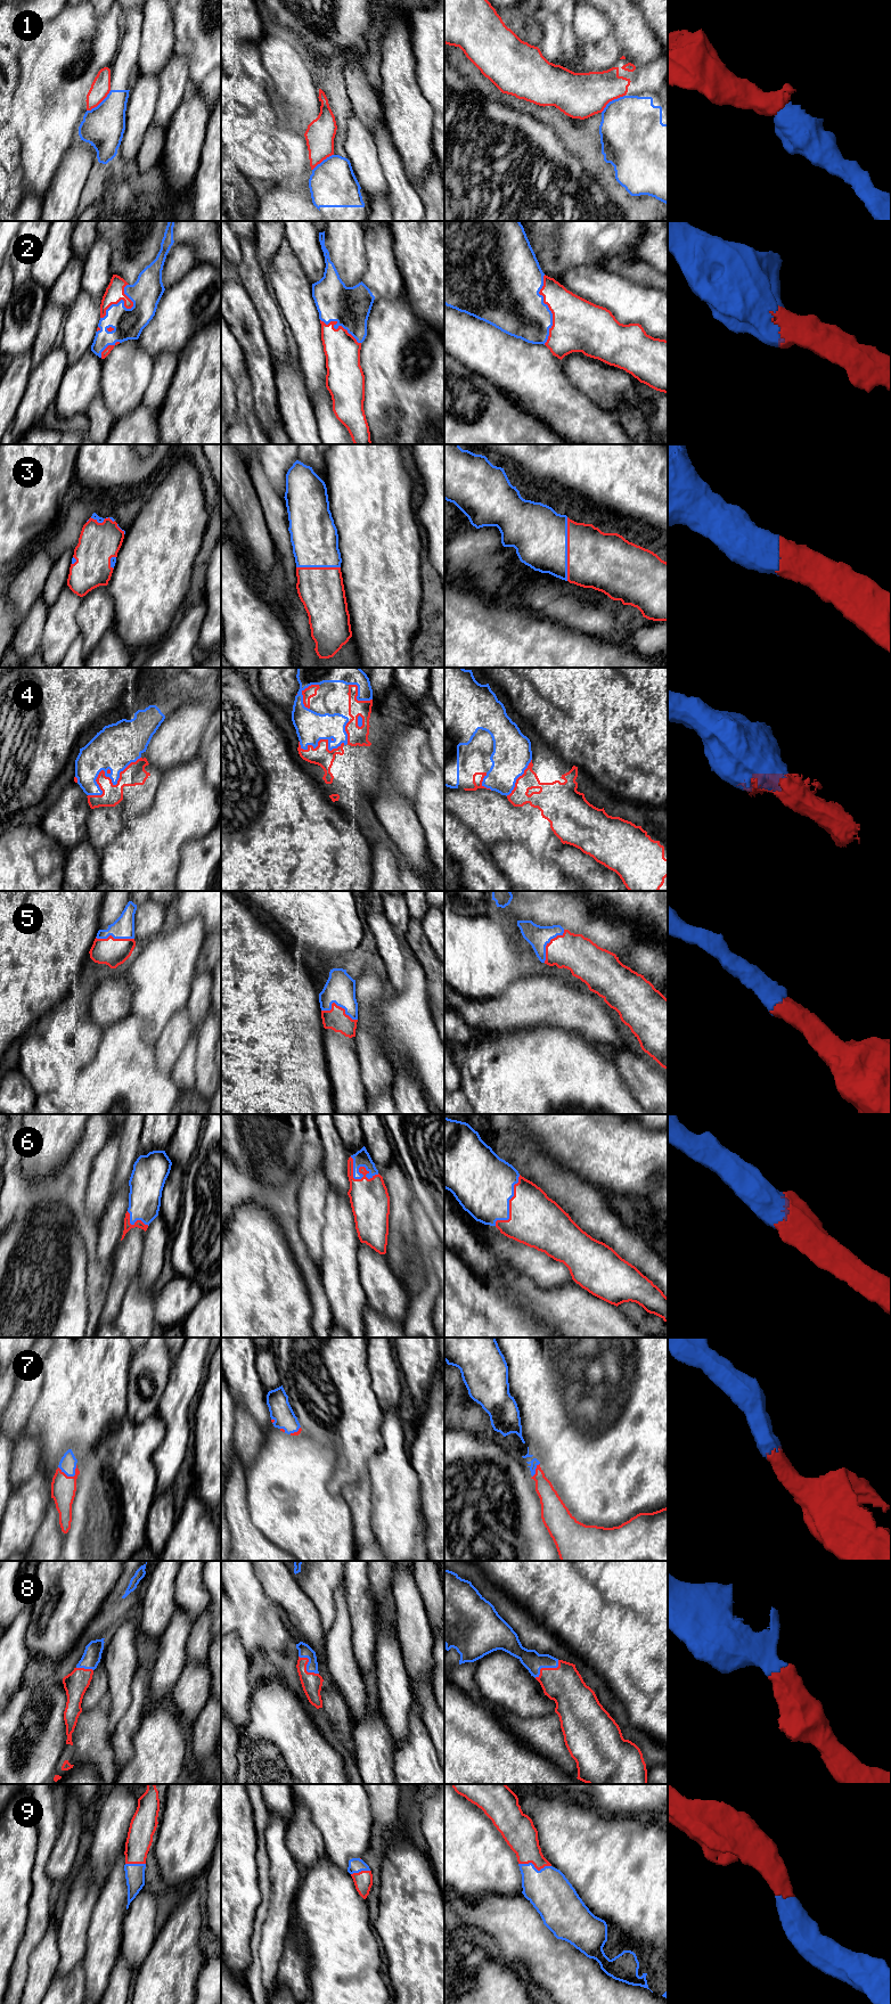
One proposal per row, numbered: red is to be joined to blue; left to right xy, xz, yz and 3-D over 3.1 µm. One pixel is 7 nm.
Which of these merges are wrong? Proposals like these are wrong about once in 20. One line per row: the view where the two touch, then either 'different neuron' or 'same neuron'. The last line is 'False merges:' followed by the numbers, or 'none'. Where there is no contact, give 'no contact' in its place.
1: meets blue in xy; different neuron
2: meets blue in yz; same neuron
3: meets blue in yz; same neuron
4: meets blue in xy; same neuron
5: meets blue in xz; same neuron
6: meets blue in xz; same neuron
7: meets blue in xy; same neuron
8: meets blue in yz; same neuron
9: meets blue in yz; same neuron
False merges: 1

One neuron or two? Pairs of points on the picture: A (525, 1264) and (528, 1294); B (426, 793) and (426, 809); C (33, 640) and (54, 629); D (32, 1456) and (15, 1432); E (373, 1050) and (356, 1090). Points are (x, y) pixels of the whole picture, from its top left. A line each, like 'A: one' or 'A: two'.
A: two
B: one
C: two
D: two
E: two

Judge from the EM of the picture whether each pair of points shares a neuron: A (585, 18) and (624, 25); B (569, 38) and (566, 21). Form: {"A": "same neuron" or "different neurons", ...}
{"A": "different neurons", "B": "same neuron"}

